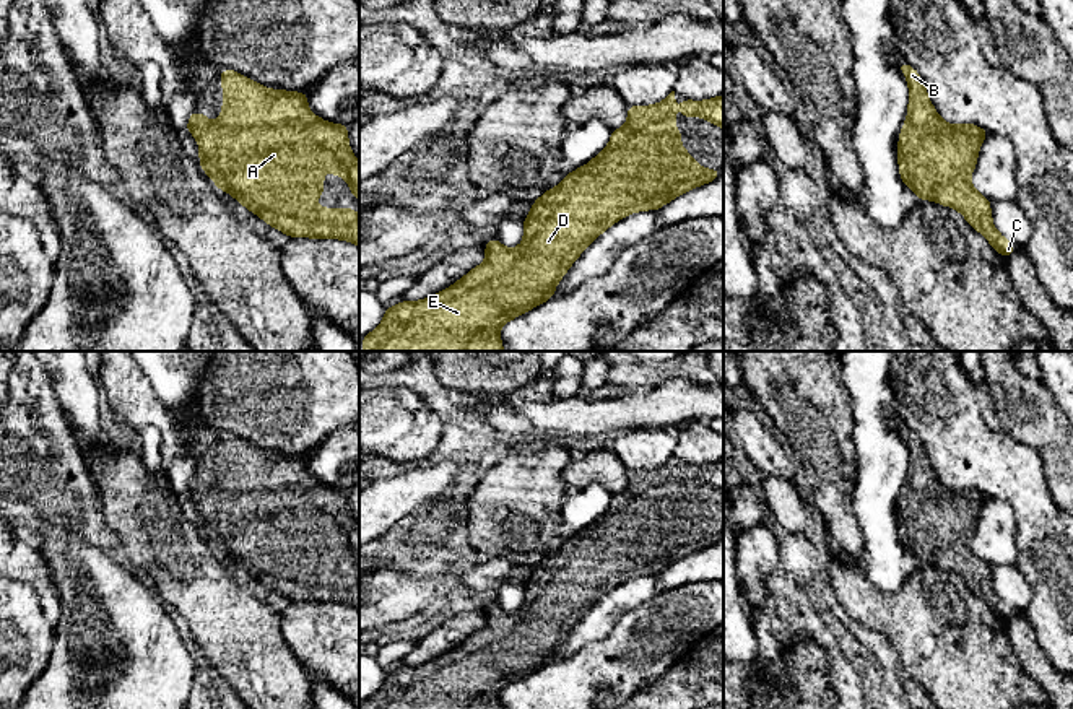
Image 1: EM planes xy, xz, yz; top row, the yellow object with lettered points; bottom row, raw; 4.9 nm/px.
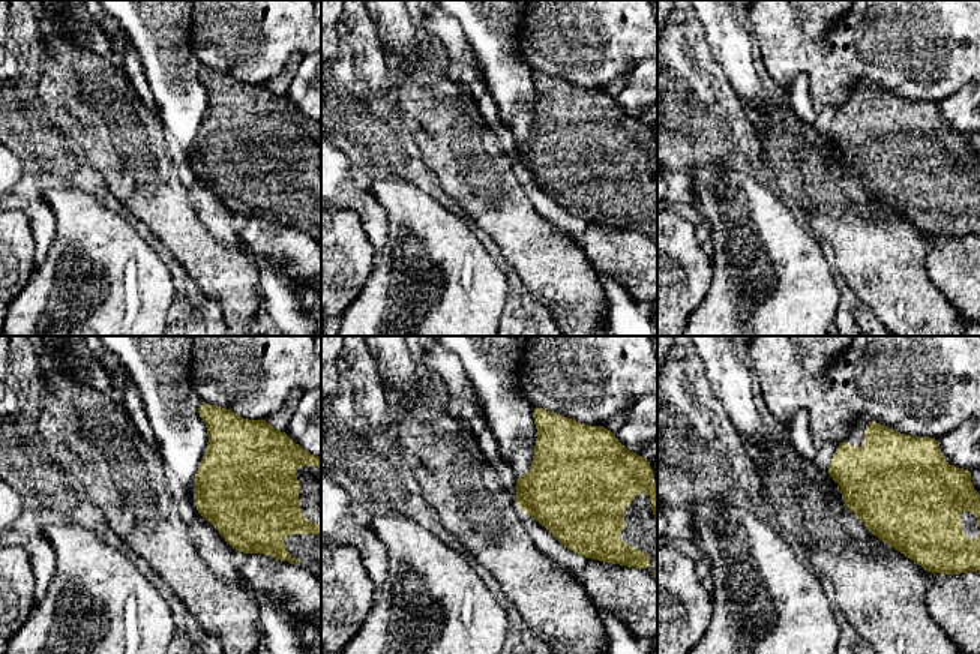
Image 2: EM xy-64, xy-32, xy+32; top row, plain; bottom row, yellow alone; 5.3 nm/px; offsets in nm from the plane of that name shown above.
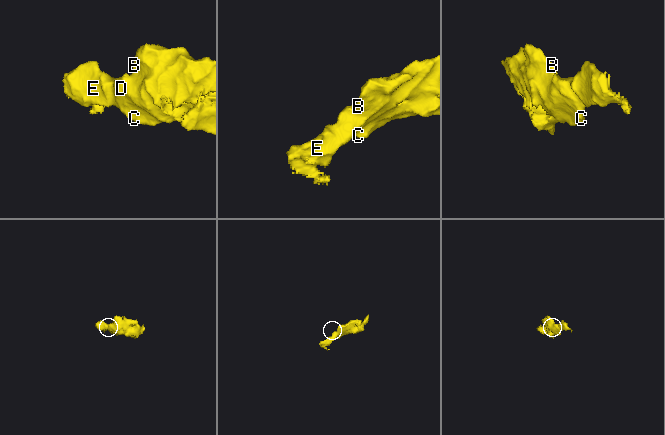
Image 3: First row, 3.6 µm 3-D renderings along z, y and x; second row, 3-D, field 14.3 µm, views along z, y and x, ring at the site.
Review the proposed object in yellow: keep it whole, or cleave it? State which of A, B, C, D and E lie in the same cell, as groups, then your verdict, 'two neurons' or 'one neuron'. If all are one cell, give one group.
A B C D E; one neuron

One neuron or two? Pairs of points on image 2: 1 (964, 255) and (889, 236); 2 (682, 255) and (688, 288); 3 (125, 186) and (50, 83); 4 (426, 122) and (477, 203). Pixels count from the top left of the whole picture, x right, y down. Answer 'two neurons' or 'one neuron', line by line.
1: two neurons
2: one neuron
3: one neuron
4: one neuron

